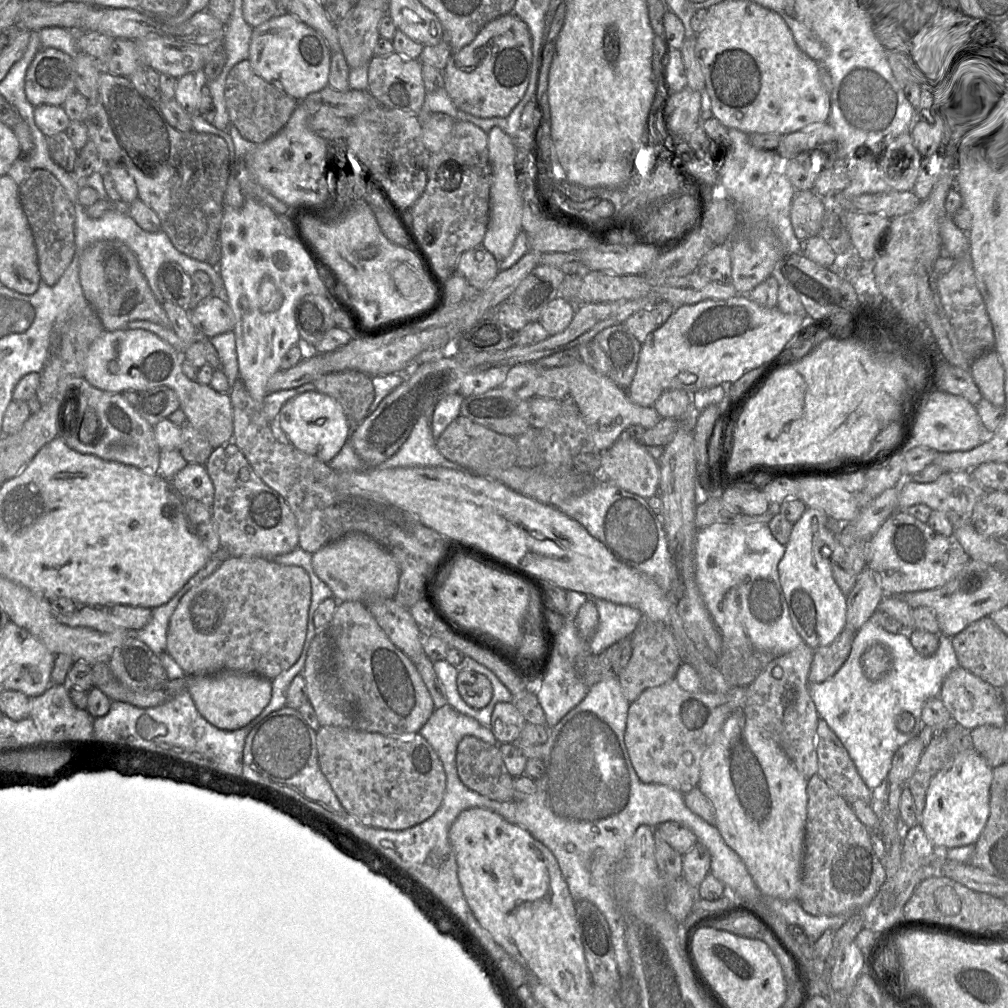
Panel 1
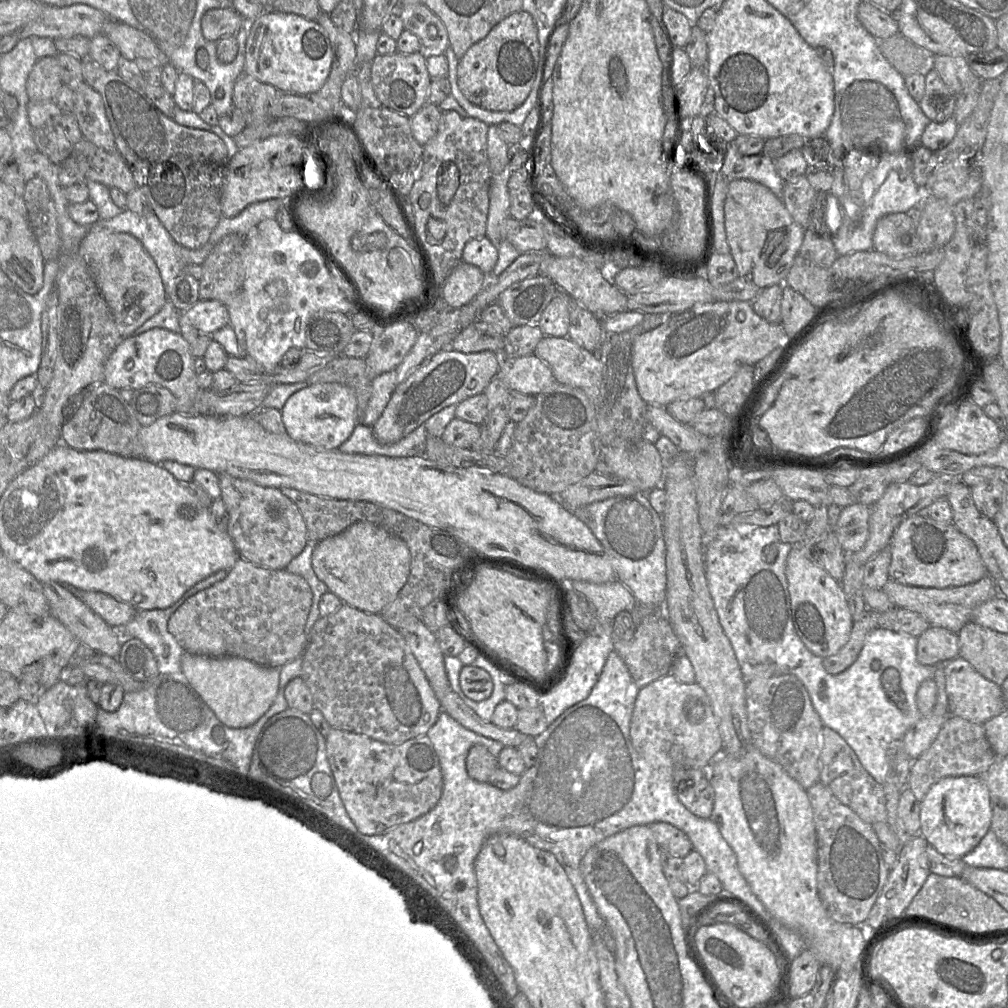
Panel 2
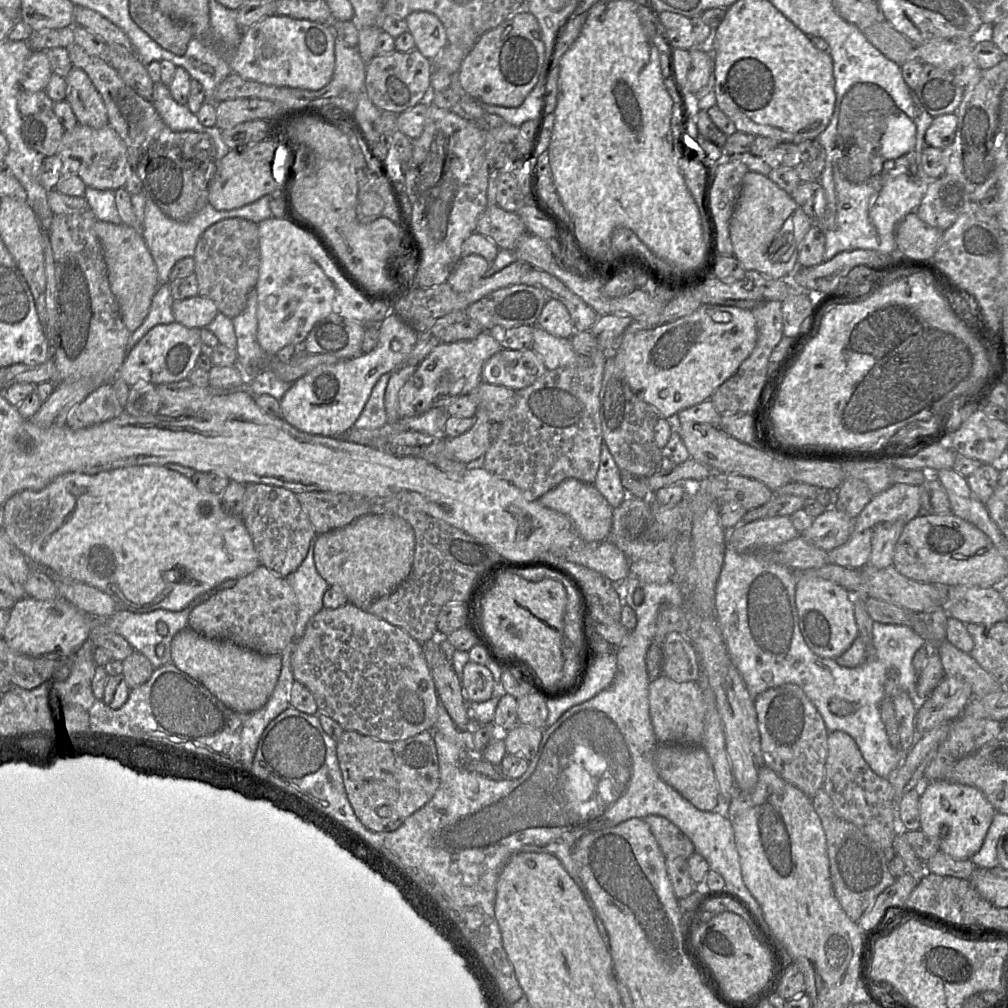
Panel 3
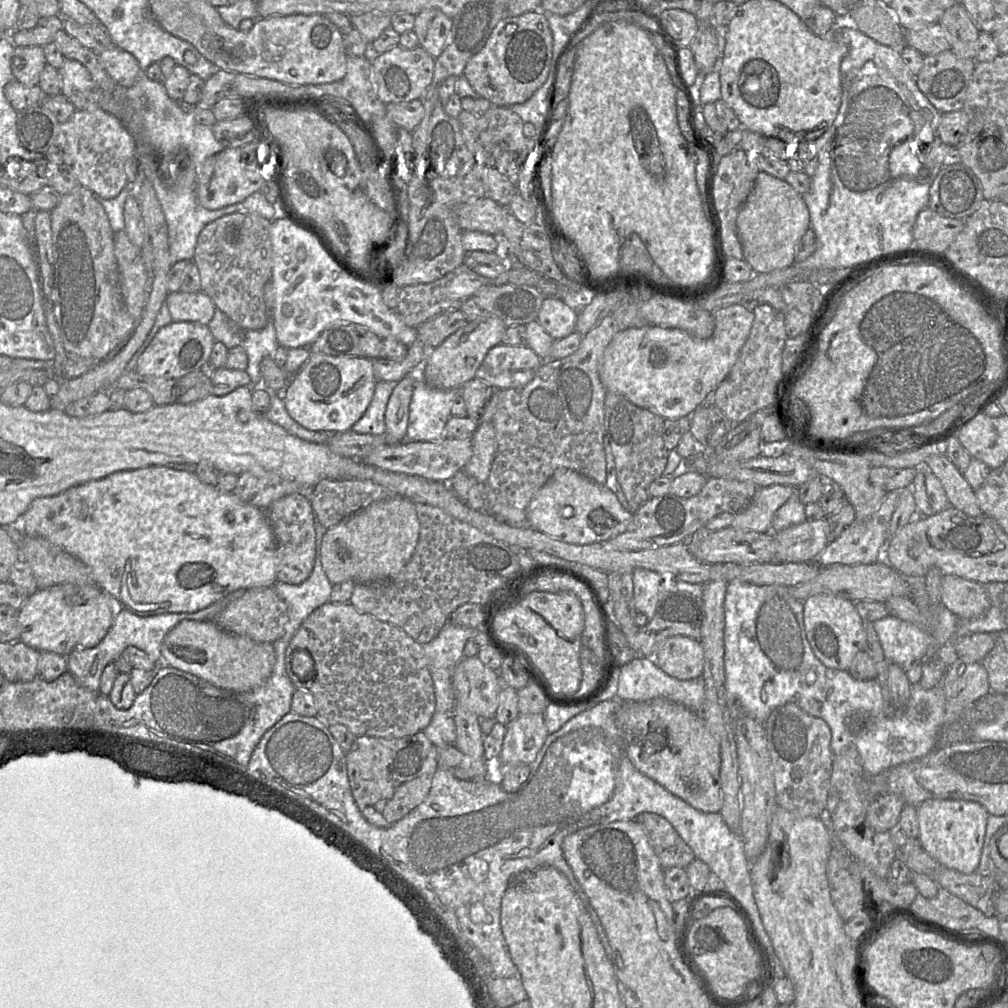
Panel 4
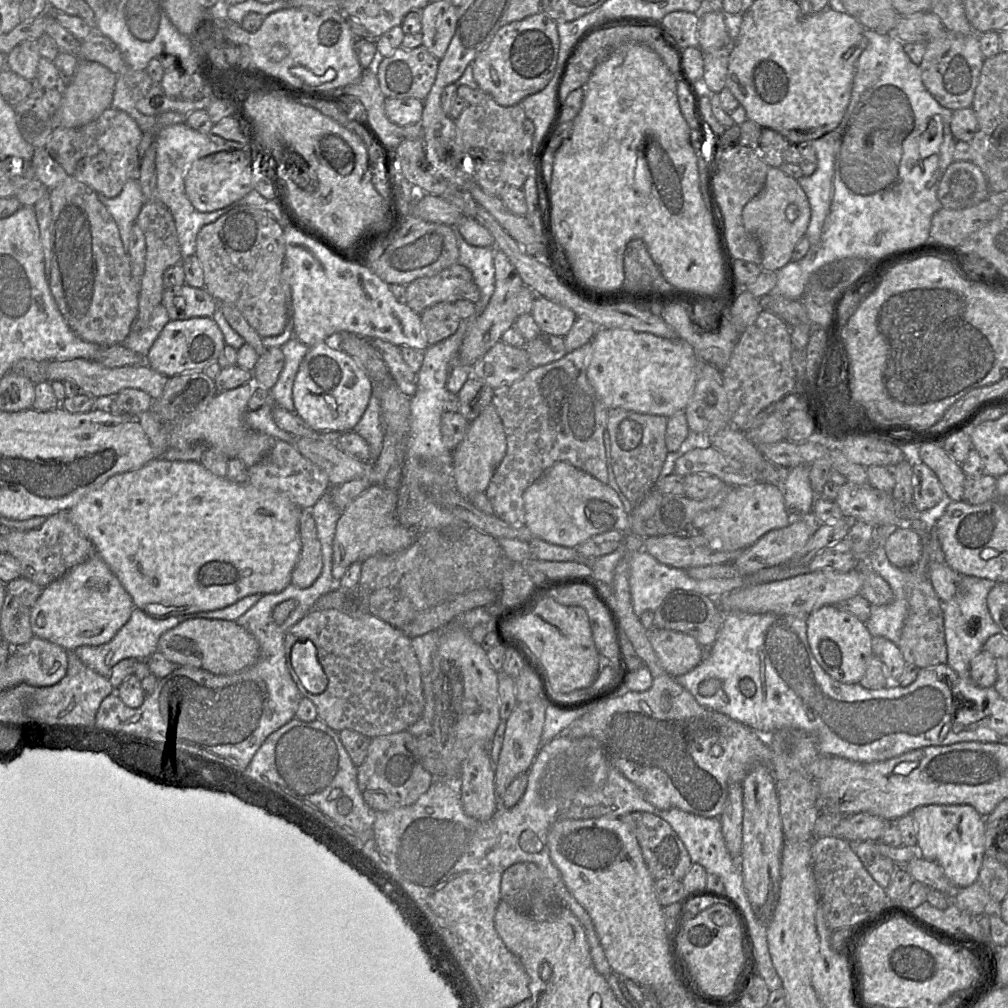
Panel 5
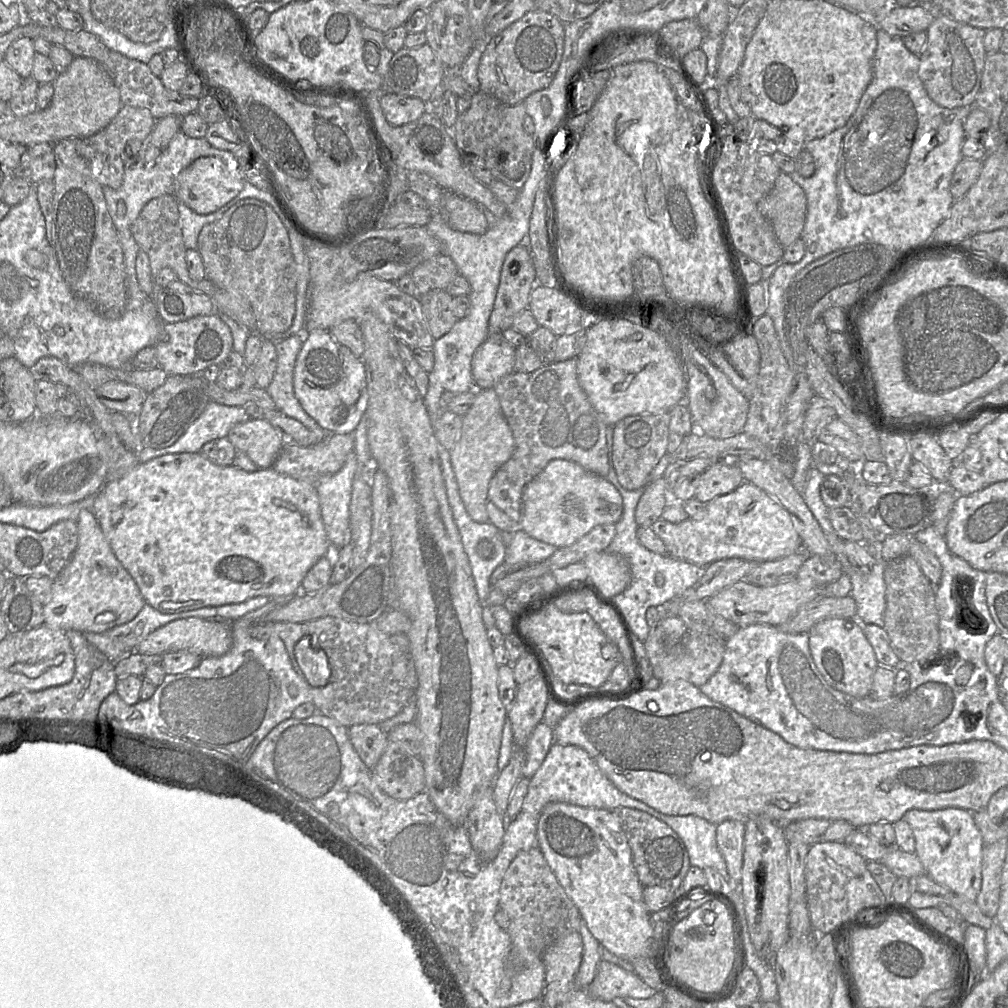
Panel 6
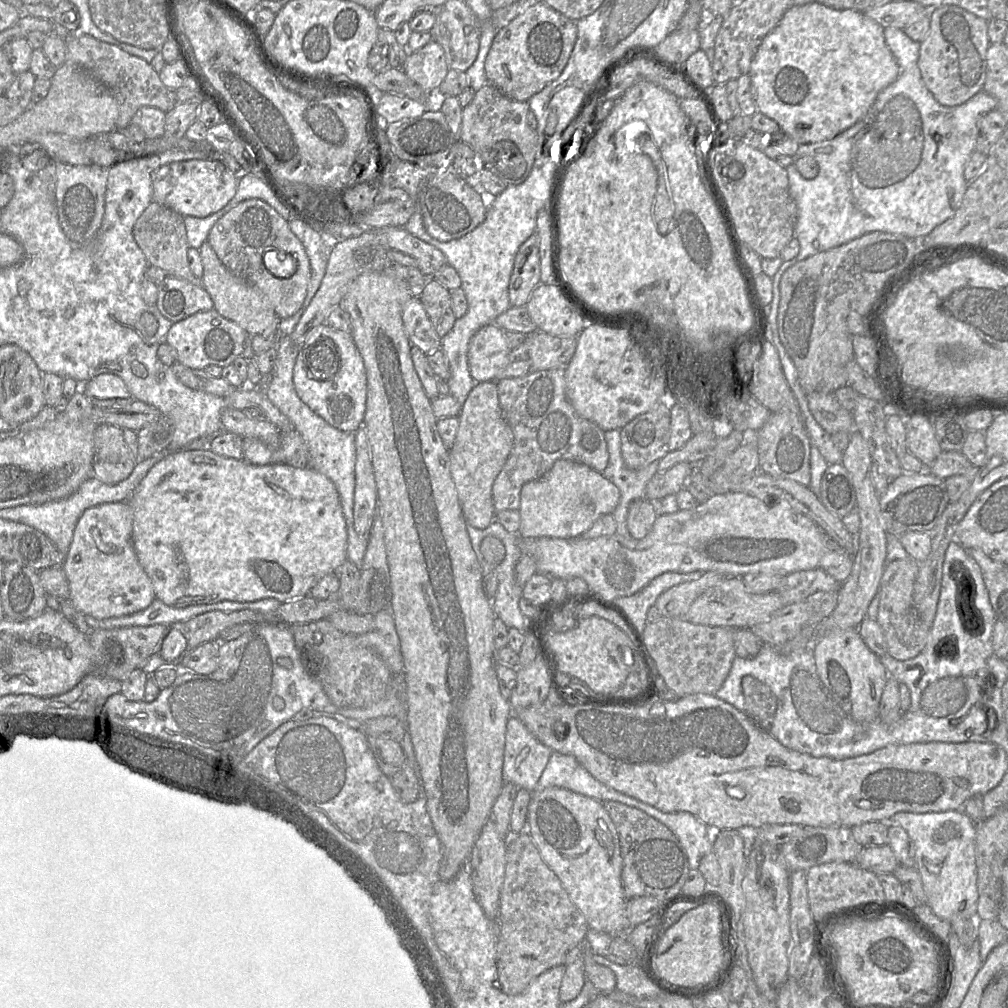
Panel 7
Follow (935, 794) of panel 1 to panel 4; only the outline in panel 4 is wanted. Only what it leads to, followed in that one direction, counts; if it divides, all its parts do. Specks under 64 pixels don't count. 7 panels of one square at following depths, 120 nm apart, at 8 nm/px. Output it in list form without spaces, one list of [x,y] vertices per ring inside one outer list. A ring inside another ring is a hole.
[[[927,799],[917,808],[921,847],[940,865],[964,874],[977,871],[989,813],[981,804],[963,799]]]

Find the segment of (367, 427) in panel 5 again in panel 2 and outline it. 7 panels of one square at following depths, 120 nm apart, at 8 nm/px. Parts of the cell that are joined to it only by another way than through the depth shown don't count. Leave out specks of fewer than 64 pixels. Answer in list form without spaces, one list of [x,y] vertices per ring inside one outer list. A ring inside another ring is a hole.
[[[391,370],[372,379],[372,394],[365,409],[363,425],[372,427],[382,415],[396,388],[396,378]]]

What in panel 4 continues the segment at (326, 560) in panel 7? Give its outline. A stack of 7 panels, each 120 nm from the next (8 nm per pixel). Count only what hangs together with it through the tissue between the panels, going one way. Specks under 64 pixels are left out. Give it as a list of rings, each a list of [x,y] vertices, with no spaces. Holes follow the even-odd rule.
[[[166,466],[114,472],[64,492],[34,499],[19,519],[25,536],[43,537],[84,562],[98,585],[138,616],[195,612],[239,588],[274,586],[276,541],[263,509],[203,484],[195,473]]]

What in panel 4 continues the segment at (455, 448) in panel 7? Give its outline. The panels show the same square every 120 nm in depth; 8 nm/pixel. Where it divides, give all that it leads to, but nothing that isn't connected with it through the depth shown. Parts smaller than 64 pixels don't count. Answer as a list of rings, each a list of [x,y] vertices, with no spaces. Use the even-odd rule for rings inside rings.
[[[490,421],[478,425],[471,436],[471,442],[472,456],[462,470],[479,483],[485,484],[497,450],[493,422]]]

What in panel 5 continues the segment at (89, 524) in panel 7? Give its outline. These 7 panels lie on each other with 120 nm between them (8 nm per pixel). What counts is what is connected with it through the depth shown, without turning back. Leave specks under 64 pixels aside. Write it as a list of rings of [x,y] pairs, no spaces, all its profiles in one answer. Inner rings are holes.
[[[95,553],[43,588],[31,607],[30,624],[34,636],[74,651],[79,646],[108,642],[128,621],[133,609],[130,594],[107,563]]]

